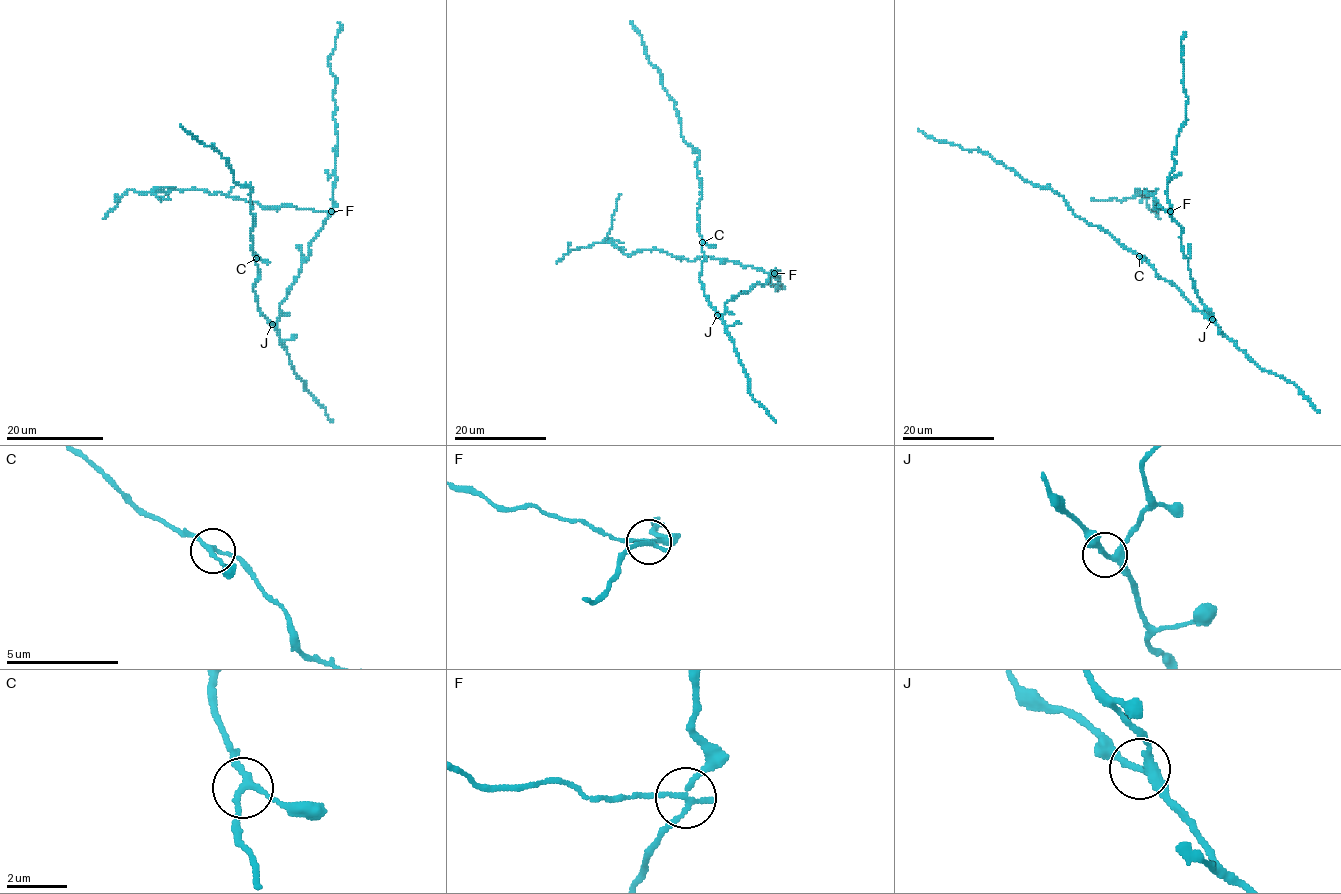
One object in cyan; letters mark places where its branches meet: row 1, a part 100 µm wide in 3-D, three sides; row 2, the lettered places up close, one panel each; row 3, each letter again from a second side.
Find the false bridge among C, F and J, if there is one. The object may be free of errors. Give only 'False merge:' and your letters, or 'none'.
False merge: F

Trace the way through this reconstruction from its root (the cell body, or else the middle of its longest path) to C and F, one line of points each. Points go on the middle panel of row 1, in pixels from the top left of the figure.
C: (718, 315), (705, 295), (700, 280), (701, 264), (705, 260), (702, 242)
F: (718, 315), (724, 313), (725, 304), (734, 296), (747, 292), (753, 285), (762, 286), (774, 273)

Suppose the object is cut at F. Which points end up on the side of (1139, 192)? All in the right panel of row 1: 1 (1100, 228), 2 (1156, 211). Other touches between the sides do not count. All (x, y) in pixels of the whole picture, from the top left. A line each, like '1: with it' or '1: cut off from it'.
1: cut off from it
2: with it

